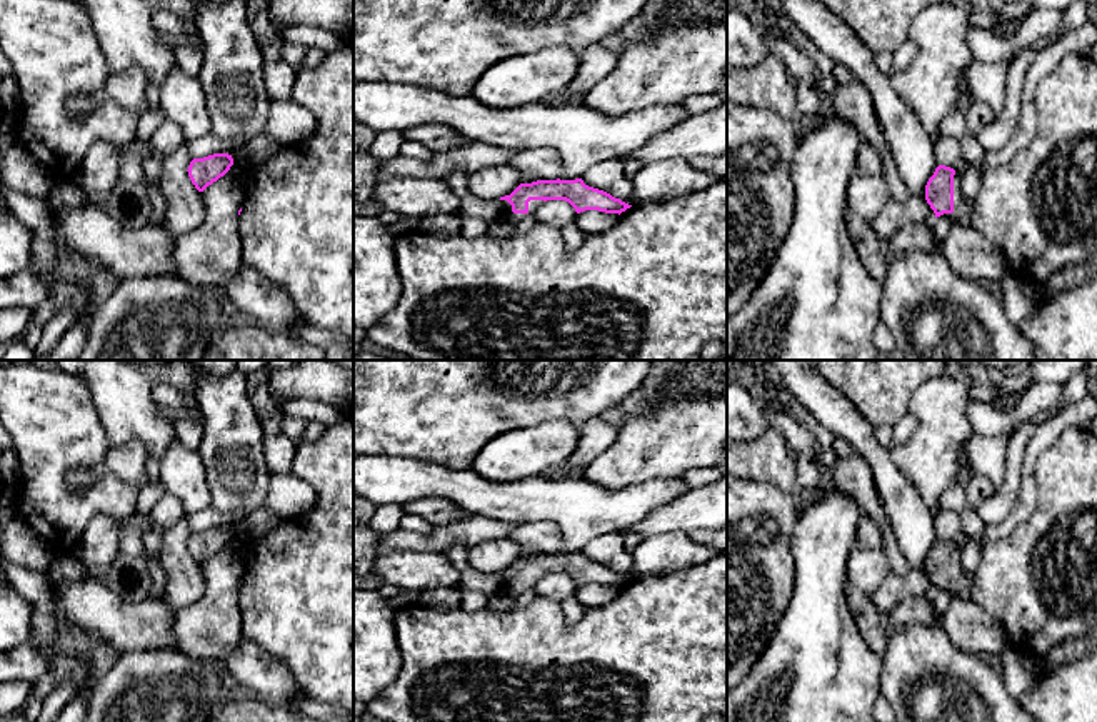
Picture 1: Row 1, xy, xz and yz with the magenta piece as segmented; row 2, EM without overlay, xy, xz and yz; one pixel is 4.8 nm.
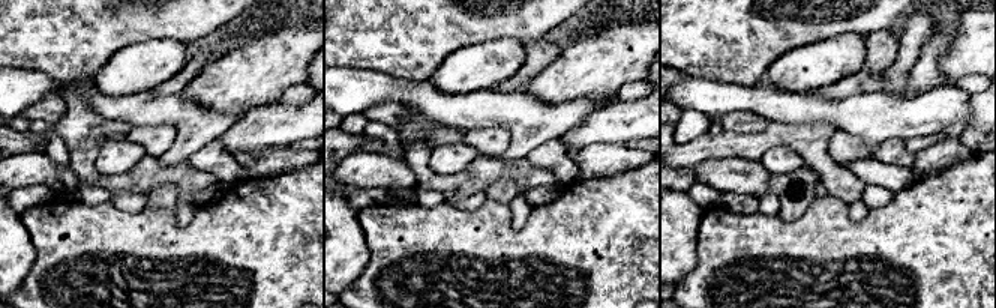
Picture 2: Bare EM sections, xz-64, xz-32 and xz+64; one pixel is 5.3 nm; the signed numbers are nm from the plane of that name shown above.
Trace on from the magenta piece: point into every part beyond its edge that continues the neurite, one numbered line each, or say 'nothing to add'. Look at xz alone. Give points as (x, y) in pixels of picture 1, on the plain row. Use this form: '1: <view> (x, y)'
1: xz (500, 594)

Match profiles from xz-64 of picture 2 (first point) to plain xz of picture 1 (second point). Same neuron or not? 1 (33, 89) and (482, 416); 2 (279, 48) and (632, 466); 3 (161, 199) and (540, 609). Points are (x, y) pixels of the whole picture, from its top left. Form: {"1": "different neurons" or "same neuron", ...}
{"1": "different neurons", "2": "same neuron", "3": "different neurons"}

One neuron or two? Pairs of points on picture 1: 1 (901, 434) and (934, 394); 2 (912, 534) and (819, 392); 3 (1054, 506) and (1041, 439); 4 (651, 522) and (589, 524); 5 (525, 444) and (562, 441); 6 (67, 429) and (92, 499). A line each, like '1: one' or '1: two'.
1: two
2: one
3: two
4: two
5: one
6: one

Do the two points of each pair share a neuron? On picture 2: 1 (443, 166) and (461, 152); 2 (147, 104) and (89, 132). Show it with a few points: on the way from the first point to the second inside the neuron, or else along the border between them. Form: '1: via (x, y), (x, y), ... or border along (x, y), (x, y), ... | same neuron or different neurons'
1: via (447, 161), (456, 157) | same neuron
2: border along (86, 99), (95, 113), (126, 122), (131, 126) | different neurons

